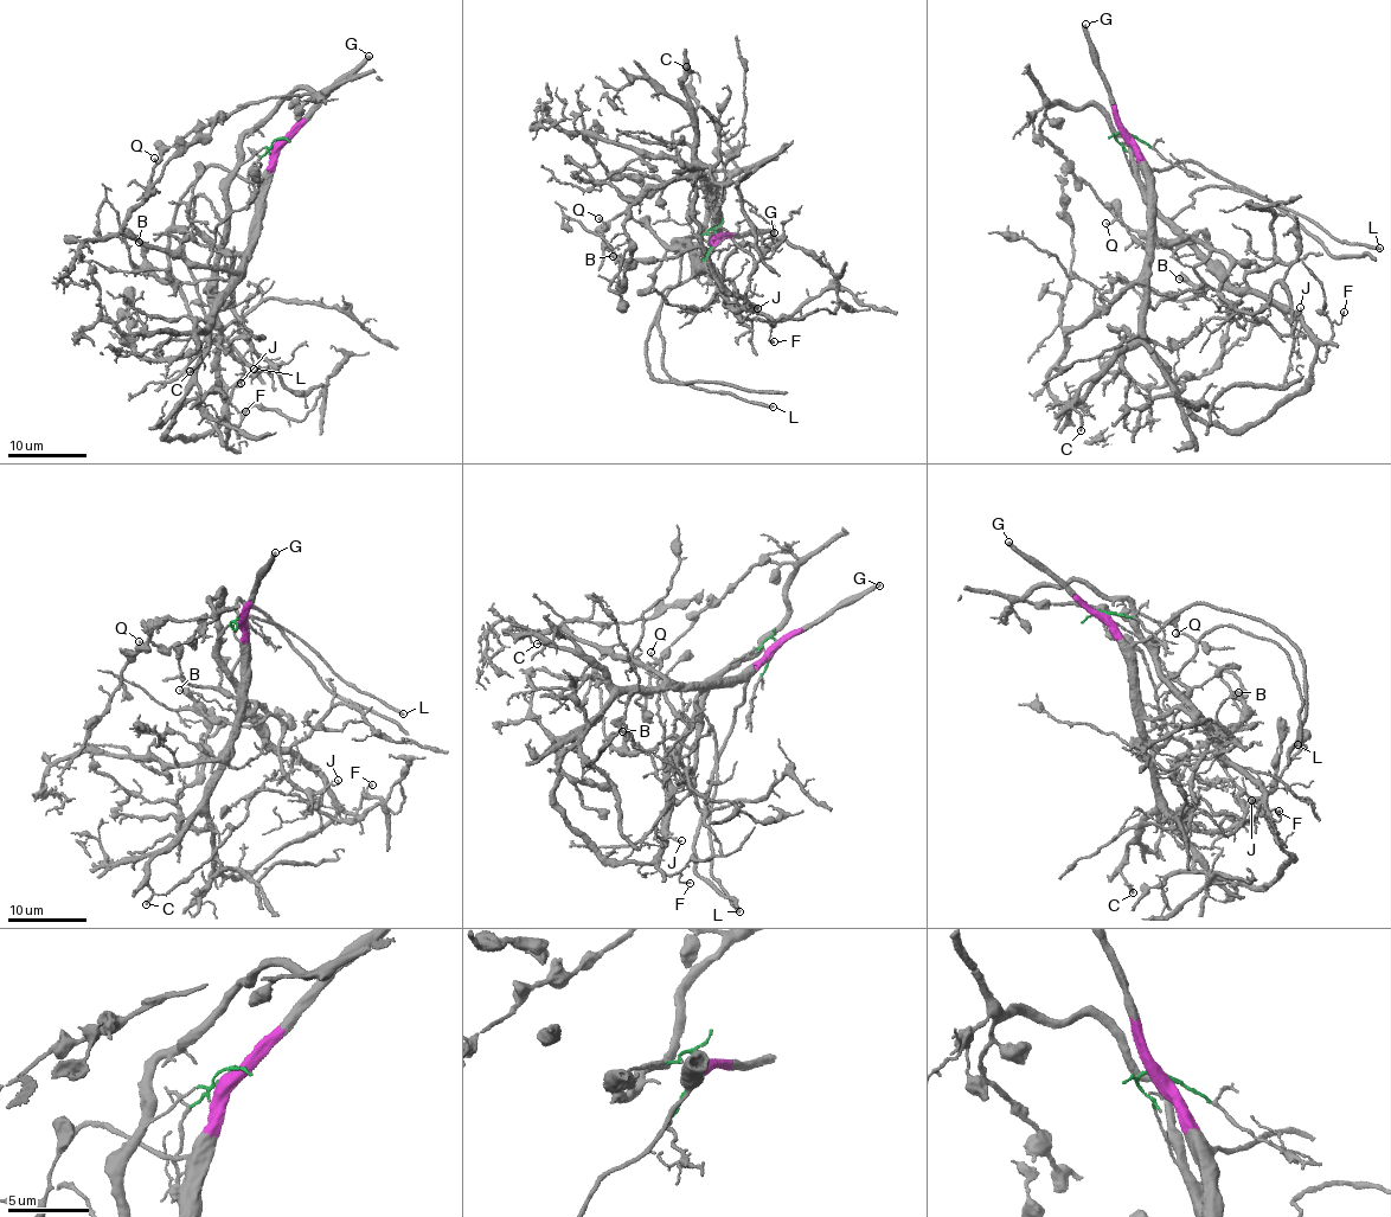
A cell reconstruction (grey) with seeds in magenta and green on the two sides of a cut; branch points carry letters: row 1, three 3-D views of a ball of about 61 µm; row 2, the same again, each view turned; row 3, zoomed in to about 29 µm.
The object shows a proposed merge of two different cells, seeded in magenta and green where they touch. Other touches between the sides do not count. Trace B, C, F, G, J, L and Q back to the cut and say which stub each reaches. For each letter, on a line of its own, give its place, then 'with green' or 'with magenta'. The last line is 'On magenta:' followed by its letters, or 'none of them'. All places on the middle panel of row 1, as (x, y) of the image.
B: place (613, 256); with magenta
C: place (686, 66); with magenta
F: place (774, 341); with green
G: place (774, 232); with magenta
J: place (757, 308); with green
L: place (773, 407); with green
Q: place (598, 218); with green
On magenta: B, C, G

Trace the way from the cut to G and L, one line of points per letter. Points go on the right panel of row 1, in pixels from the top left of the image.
G: (1126, 133), (1085, 24)
L: (1126, 133), (1116, 138), (1162, 217), (1212, 186), (1249, 192), (1337, 237), (1380, 248)

